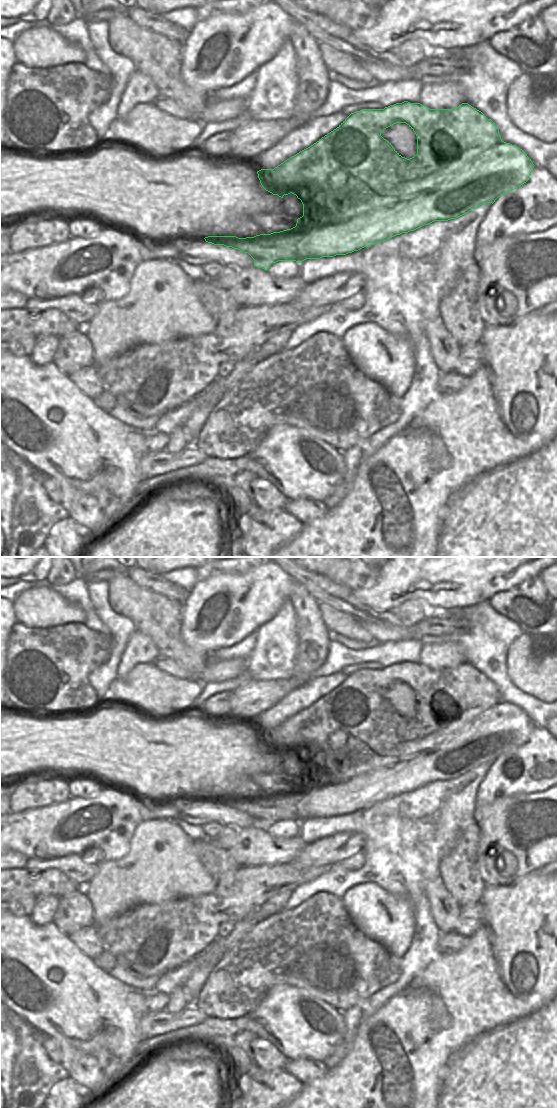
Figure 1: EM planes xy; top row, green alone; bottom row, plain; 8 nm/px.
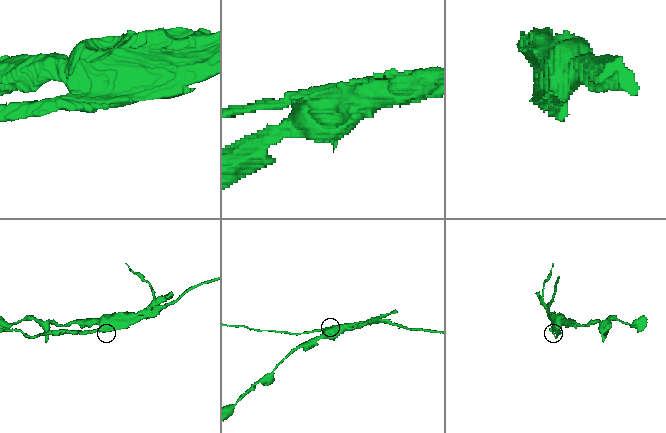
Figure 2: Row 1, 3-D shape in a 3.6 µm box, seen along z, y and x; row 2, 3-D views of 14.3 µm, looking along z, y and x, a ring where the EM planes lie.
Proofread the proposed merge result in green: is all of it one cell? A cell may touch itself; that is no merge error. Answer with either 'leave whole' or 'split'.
split

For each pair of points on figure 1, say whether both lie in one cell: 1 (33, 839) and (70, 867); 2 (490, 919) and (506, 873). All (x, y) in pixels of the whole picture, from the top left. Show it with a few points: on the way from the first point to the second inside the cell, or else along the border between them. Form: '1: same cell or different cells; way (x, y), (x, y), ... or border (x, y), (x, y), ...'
1: different cells; border (33, 857), (81, 857)
2: different cells; border (524, 876), (507, 884), (485, 887)

